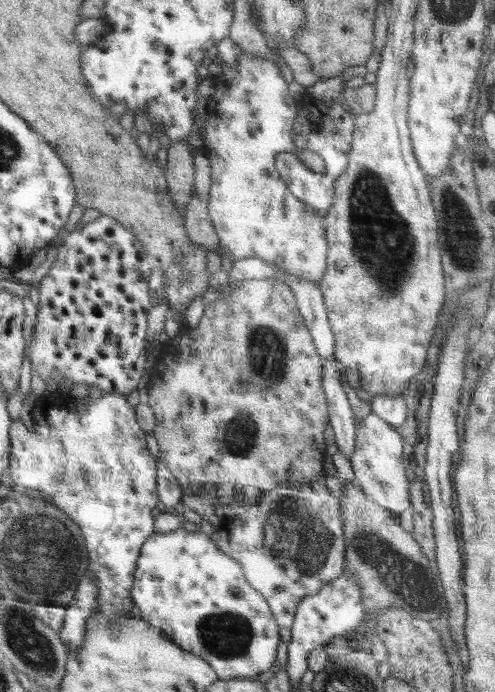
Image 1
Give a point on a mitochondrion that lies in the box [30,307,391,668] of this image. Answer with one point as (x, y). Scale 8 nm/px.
(293, 535)

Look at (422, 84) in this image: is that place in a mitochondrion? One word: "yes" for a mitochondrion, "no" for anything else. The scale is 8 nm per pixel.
no

